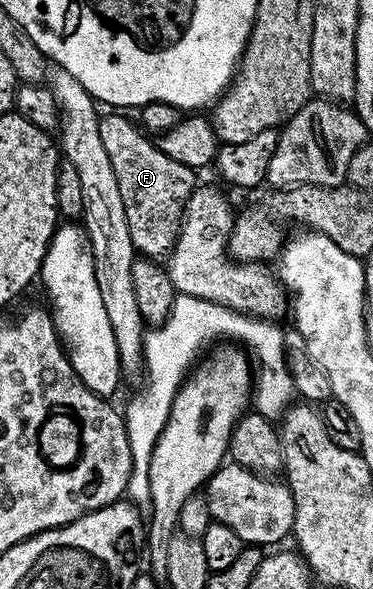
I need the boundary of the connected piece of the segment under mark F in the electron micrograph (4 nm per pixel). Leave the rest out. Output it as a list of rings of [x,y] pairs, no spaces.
[[[103,115],[98,125],[108,162],[112,162],[116,194],[124,201],[124,214],[128,214],[128,234],[132,234],[134,251],[146,258],[169,257],[178,241],[183,209],[196,187],[195,169],[168,158],[135,121],[134,125],[126,117],[129,115],[114,115],[118,116]]]

